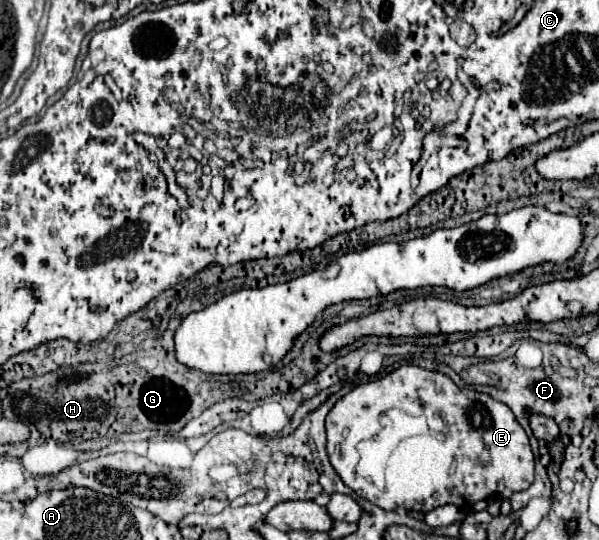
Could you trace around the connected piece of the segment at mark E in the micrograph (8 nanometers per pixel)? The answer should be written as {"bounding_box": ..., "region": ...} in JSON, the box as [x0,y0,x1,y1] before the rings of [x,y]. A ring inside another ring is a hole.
{"bounding_box":[326,366,534,514],"region":[[[400,366],[382,380],[356,386],[330,410],[326,432],[328,458],[342,482],[384,510],[404,508],[426,514],[446,504],[466,508],[478,500],[500,496],[506,488],[510,492],[526,490],[534,482],[530,442],[512,410],[488,394],[456,386],[442,372],[418,366]]]}

